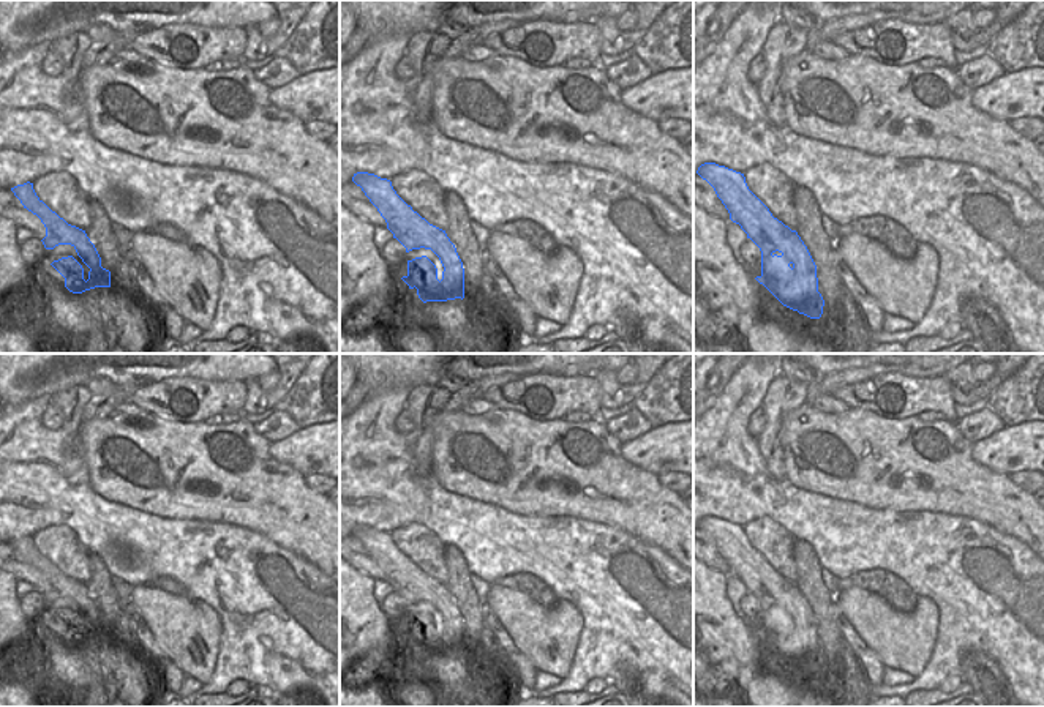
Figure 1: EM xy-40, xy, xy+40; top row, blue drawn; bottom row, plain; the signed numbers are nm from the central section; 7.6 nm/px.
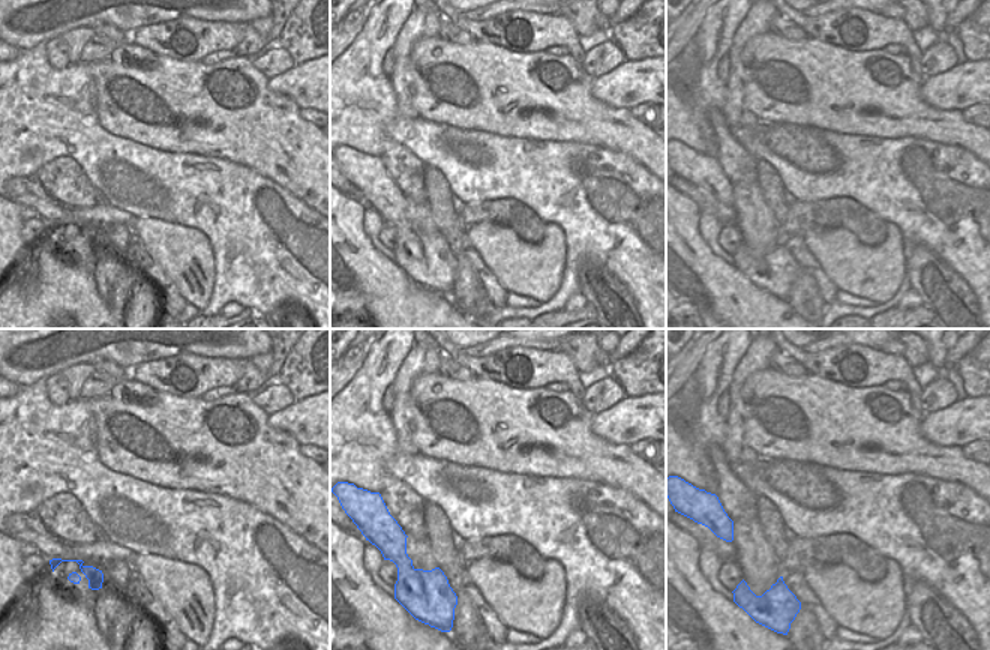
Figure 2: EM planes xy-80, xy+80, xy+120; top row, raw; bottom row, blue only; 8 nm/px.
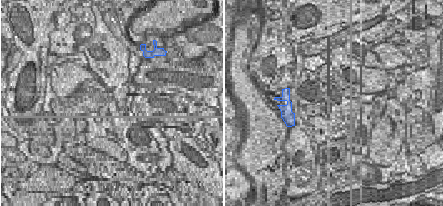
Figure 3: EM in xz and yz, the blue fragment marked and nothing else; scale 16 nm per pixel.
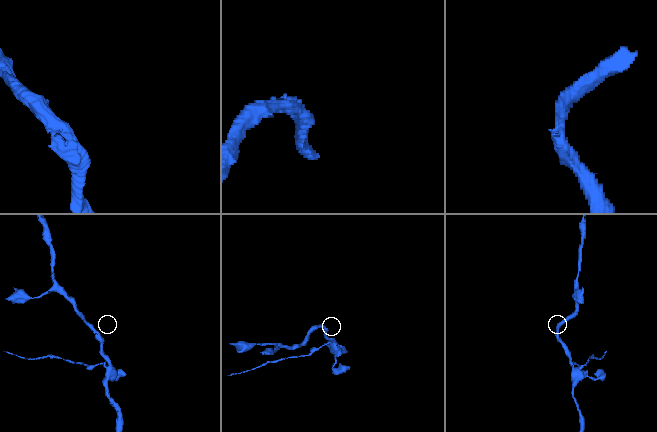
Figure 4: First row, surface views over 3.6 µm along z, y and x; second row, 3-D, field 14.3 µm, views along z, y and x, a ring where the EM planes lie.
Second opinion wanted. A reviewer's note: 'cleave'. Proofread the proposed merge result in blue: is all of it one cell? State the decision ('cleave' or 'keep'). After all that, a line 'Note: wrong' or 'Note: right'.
keep
Note: wrong

